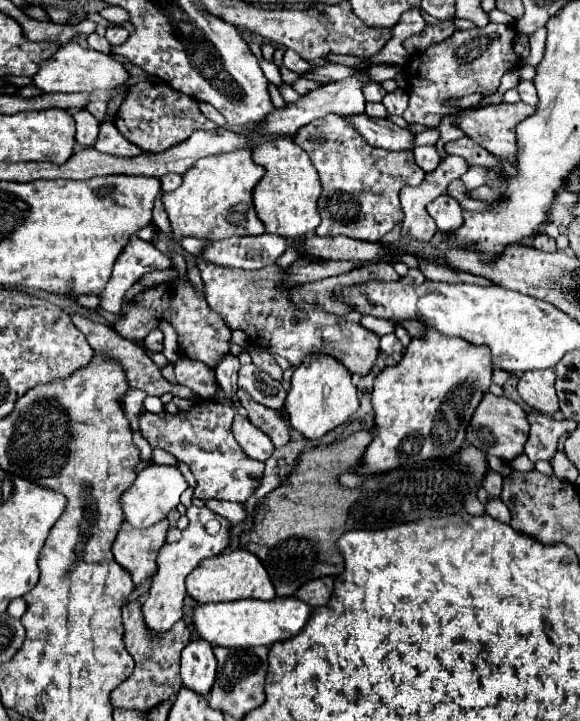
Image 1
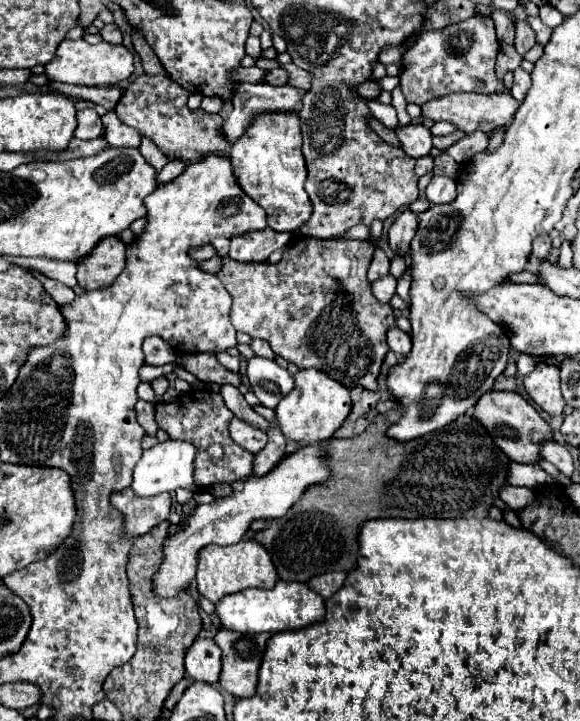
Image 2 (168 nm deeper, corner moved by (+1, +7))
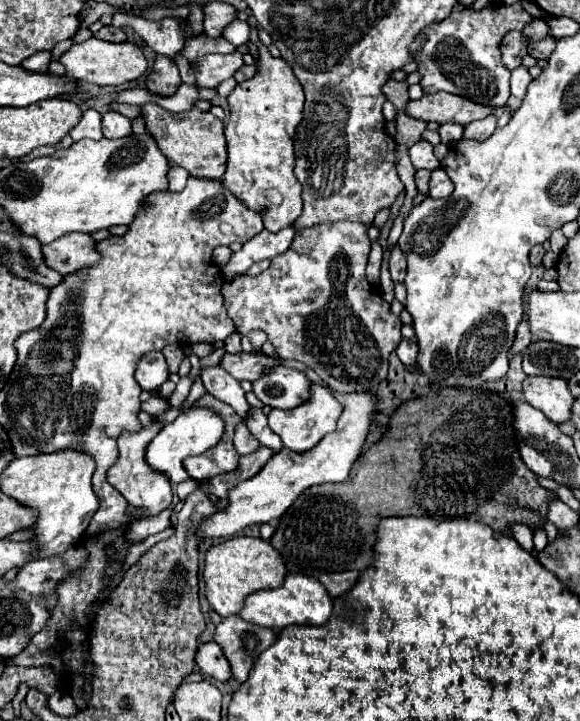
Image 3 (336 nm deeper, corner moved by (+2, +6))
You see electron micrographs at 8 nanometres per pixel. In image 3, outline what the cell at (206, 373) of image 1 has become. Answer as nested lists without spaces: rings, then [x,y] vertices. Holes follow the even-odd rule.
[[[251,351],[251,353],[237,353],[237,355],[231,355],[231,353],[225,353],[223,359],[221,359],[221,367],[231,373],[237,381],[257,381],[259,377],[263,377],[263,373],[267,369],[273,369],[281,365],[281,359],[275,357],[275,355],[265,355],[263,351]]]

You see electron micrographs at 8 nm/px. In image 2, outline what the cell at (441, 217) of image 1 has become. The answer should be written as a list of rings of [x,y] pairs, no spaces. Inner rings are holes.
[[[434,176],[426,188],[426,196],[432,204],[450,204],[456,198],[456,182],[446,176]]]

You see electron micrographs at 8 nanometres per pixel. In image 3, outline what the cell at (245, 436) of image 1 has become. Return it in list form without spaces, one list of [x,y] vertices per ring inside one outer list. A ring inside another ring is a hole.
[[[241,421],[241,423],[237,425],[237,429],[235,429],[233,443],[235,443],[235,449],[237,449],[239,455],[249,455],[249,453],[253,453],[253,451],[259,449],[257,439],[249,433],[249,429],[247,429],[247,425],[245,425],[243,421]]]

